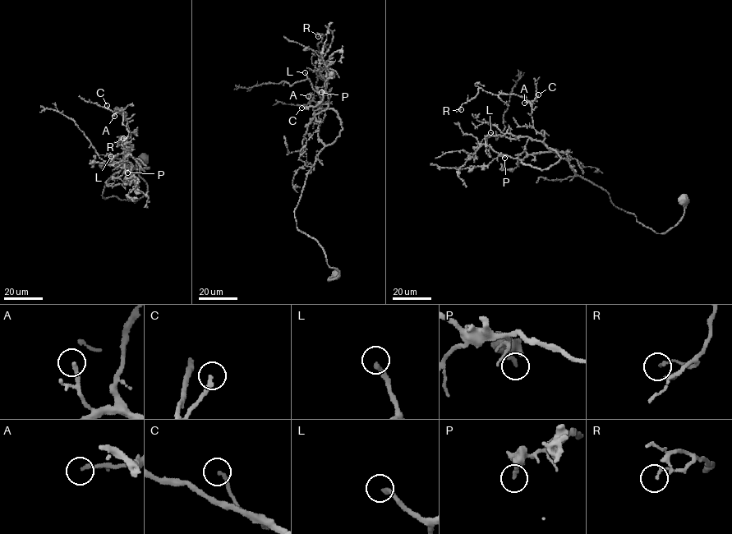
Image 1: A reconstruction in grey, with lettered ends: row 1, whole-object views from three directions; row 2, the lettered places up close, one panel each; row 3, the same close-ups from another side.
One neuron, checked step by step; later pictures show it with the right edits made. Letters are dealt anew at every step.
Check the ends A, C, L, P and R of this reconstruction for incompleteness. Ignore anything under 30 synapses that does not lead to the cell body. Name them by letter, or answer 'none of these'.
L

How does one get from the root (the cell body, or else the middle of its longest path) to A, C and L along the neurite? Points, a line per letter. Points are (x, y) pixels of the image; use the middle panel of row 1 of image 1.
A: (336, 276), (329, 280), (339, 271), (297, 228), (295, 216), (324, 147), (319, 126), (324, 112), (308, 96)
C: (336, 276), (329, 280), (339, 271), (296, 226), (324, 115), (315, 102), (301, 108)
L: (336, 276), (329, 280), (339, 271), (297, 228), (295, 216), (324, 147), (321, 98), (305, 72)

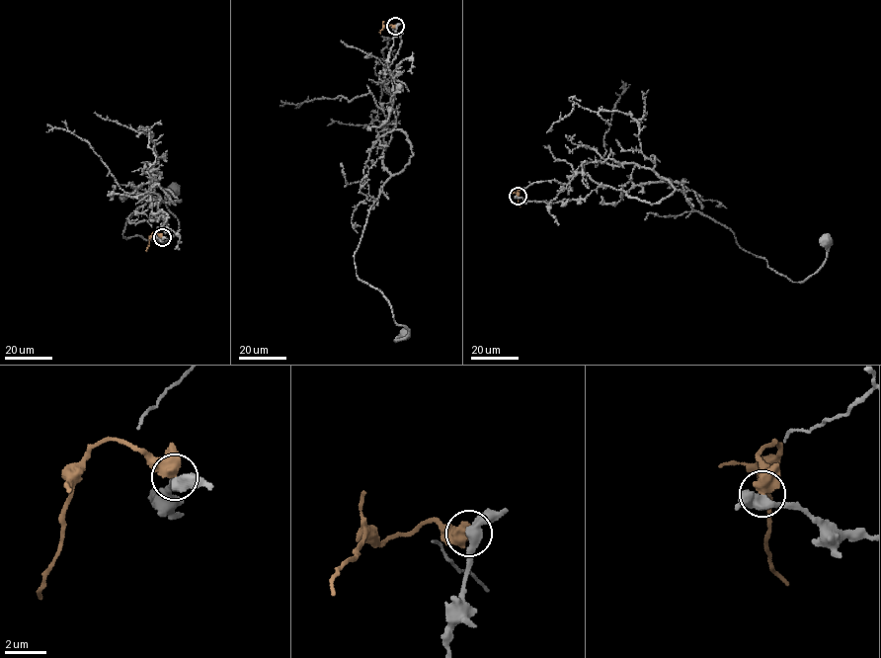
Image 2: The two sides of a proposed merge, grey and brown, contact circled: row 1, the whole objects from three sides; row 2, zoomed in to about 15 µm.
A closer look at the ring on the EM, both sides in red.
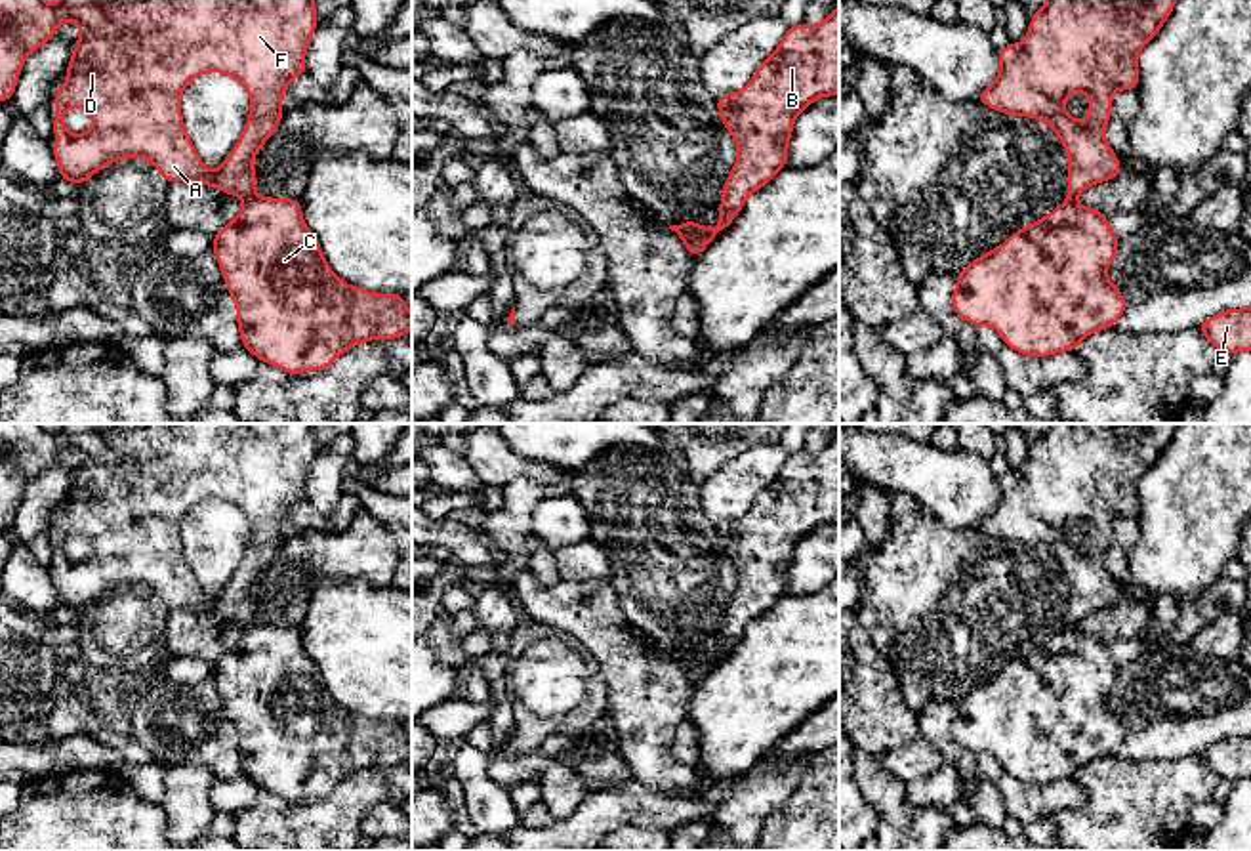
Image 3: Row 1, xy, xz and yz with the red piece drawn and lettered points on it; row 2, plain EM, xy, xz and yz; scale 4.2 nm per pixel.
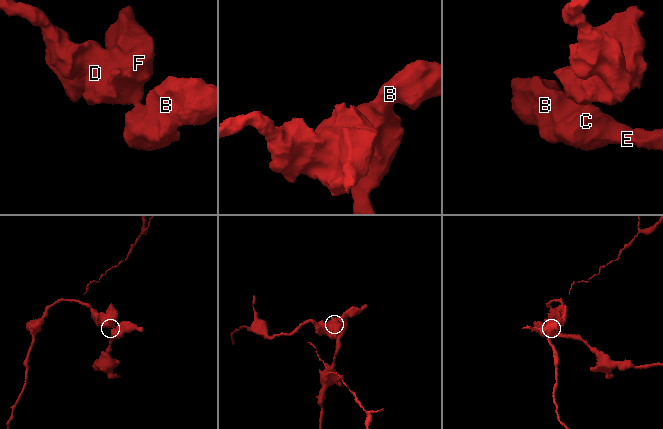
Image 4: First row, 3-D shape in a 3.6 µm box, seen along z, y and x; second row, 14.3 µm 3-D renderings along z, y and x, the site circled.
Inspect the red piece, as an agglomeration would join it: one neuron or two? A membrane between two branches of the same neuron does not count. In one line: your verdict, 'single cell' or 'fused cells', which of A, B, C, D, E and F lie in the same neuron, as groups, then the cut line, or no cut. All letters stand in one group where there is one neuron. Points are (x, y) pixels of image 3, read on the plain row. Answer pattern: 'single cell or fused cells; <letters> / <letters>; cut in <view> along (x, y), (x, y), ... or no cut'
fused cells; A D F / B C E; cut in xy along (252, 622), (245, 628)

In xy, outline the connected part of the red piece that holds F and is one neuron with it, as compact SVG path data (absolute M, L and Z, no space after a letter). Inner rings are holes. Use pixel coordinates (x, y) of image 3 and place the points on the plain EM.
M0 424L0 529L11 527L25 485L46 471L65 446L72 446L82 464L74 471L67 509L53 527L53 584L63 609L82 612L111 590L145 584L168 611L204 611L242 628L254 624L257 601L252 588L284 544L280 529L288 511L307 500L305 477L318 450L313 424L61 424L57 431L46 431L40 424ZM214 498L244 513L252 540L231 582L210 599L185 559L179 527L193 506ZM71 534L82 534L92 542L90 559L72 563L65 555L63 544Z

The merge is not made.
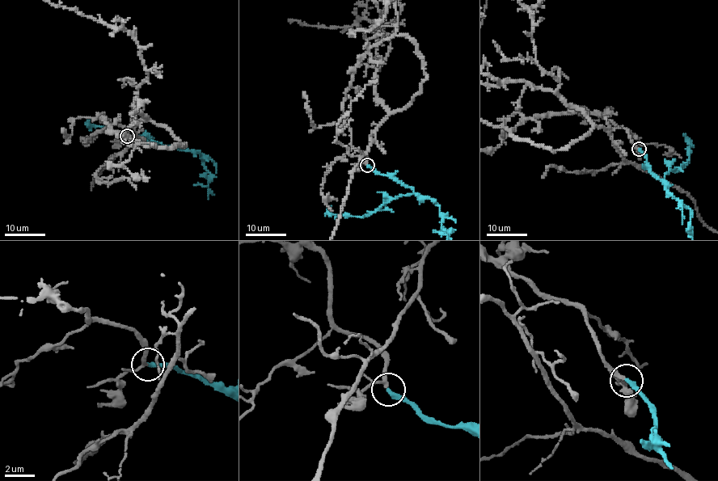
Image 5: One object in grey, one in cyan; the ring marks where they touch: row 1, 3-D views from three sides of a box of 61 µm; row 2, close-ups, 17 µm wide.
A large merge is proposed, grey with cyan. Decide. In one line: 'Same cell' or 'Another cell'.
Same cell

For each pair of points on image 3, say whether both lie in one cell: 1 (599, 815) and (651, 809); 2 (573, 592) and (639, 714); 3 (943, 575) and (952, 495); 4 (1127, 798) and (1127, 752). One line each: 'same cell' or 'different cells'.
1: same cell
2: same cell
3: different cells
4: different cells

